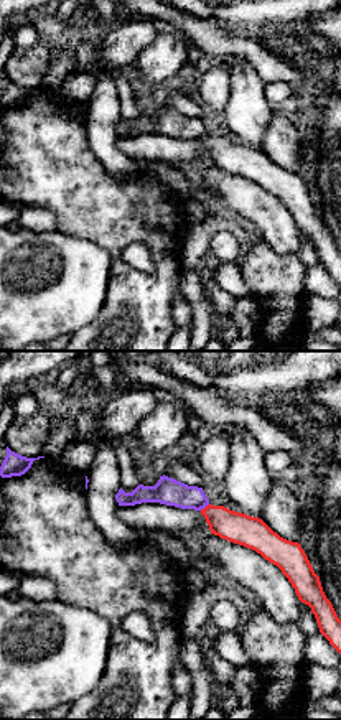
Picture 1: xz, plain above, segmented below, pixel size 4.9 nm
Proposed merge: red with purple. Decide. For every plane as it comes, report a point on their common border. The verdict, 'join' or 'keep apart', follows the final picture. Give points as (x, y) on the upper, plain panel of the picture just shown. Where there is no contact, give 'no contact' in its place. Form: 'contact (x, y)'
contact (205, 139)

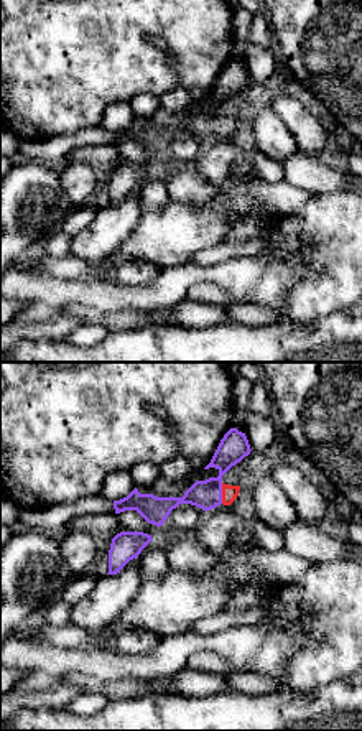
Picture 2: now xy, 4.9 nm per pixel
contact (222, 124)

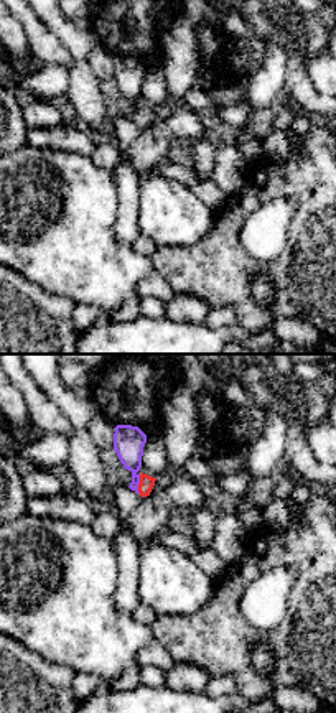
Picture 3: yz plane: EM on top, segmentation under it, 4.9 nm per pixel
contact (139, 116)

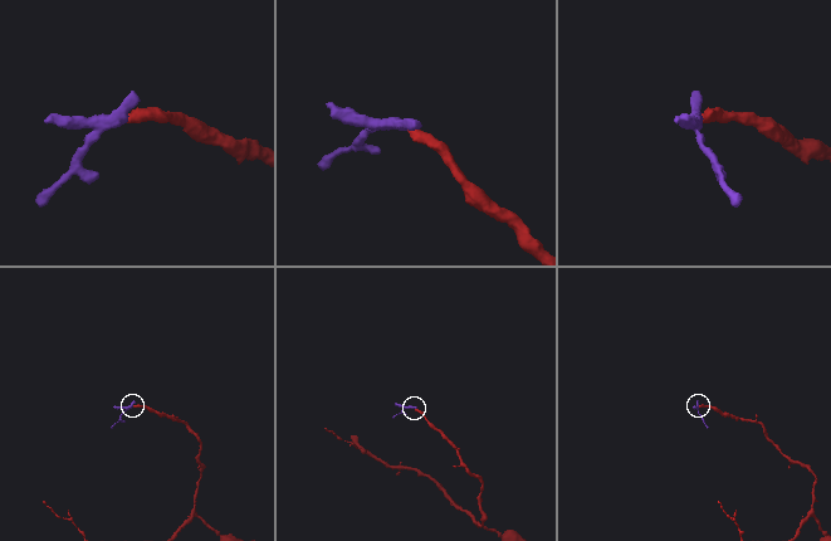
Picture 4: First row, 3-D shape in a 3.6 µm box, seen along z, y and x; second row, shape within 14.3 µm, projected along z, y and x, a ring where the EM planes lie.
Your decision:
join

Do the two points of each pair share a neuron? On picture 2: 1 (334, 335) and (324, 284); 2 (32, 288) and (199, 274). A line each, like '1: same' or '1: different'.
1: different
2: same

